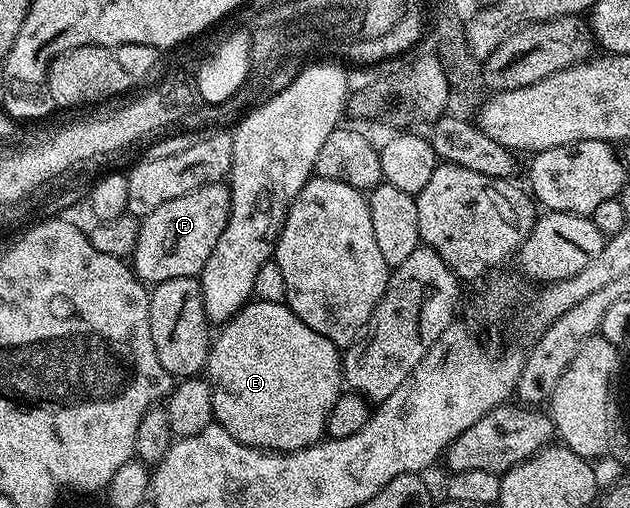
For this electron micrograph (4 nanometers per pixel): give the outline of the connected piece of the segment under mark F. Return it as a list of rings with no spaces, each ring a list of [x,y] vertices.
[[[225,182],[204,185],[200,189],[192,189],[192,193],[184,193],[184,197],[164,201],[164,205],[152,209],[152,213],[148,213],[138,224],[136,249],[132,256],[135,275],[147,285],[172,281],[172,277],[197,276],[204,269],[208,257],[212,257],[212,249],[216,249],[216,241],[220,241],[220,233],[224,233],[229,216],[230,189]]]

